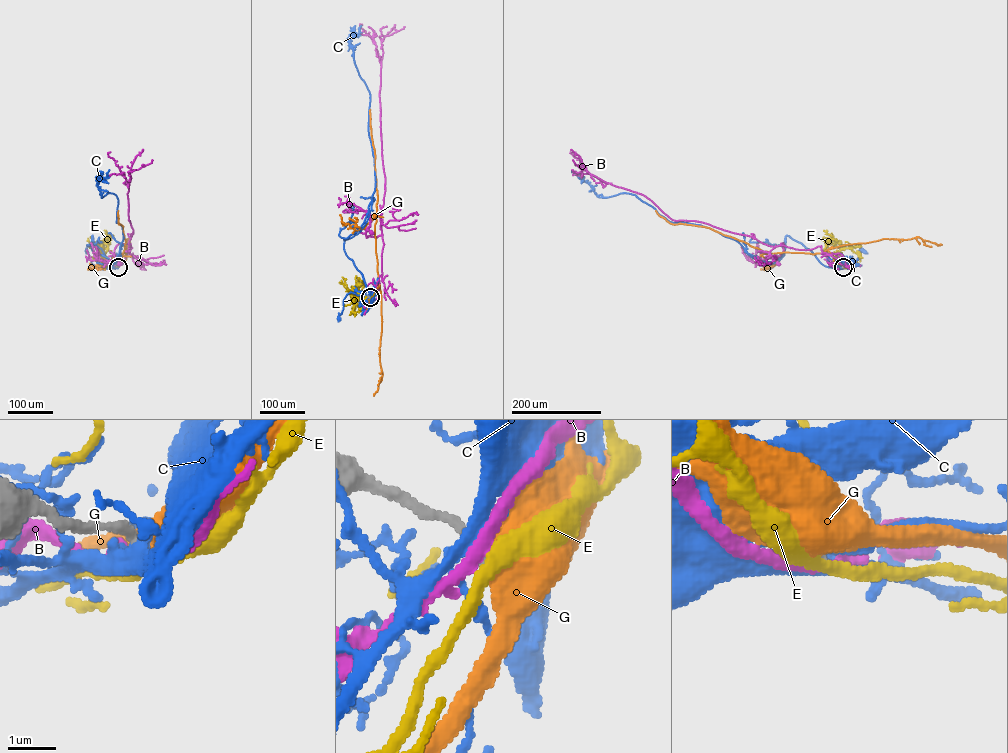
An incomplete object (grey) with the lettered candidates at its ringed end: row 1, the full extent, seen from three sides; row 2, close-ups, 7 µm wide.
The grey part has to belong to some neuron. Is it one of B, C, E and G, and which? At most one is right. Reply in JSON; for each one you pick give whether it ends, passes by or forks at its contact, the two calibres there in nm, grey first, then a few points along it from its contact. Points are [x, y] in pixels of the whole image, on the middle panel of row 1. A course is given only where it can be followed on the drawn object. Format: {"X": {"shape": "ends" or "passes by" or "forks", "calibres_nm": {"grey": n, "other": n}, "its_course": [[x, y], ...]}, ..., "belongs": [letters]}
{"belongs": []}

